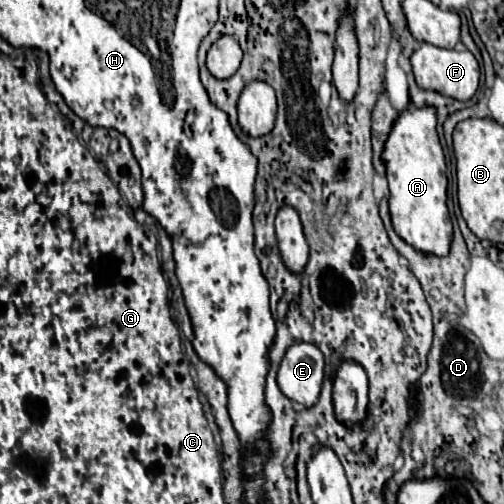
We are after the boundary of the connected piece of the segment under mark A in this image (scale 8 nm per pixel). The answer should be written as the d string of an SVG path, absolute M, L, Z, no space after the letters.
M409 105L403 109L385 141L381 159L387 171L389 211L397 235L417 251L447 255L453 231L447 211L447 165L437 135L435 107L427 105L417 109Z

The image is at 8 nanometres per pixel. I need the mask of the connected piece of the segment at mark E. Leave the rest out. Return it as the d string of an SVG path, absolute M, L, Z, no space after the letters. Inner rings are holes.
M305 341L293 343L279 365L277 383L291 401L311 407L323 383L323 353L319 347Z

